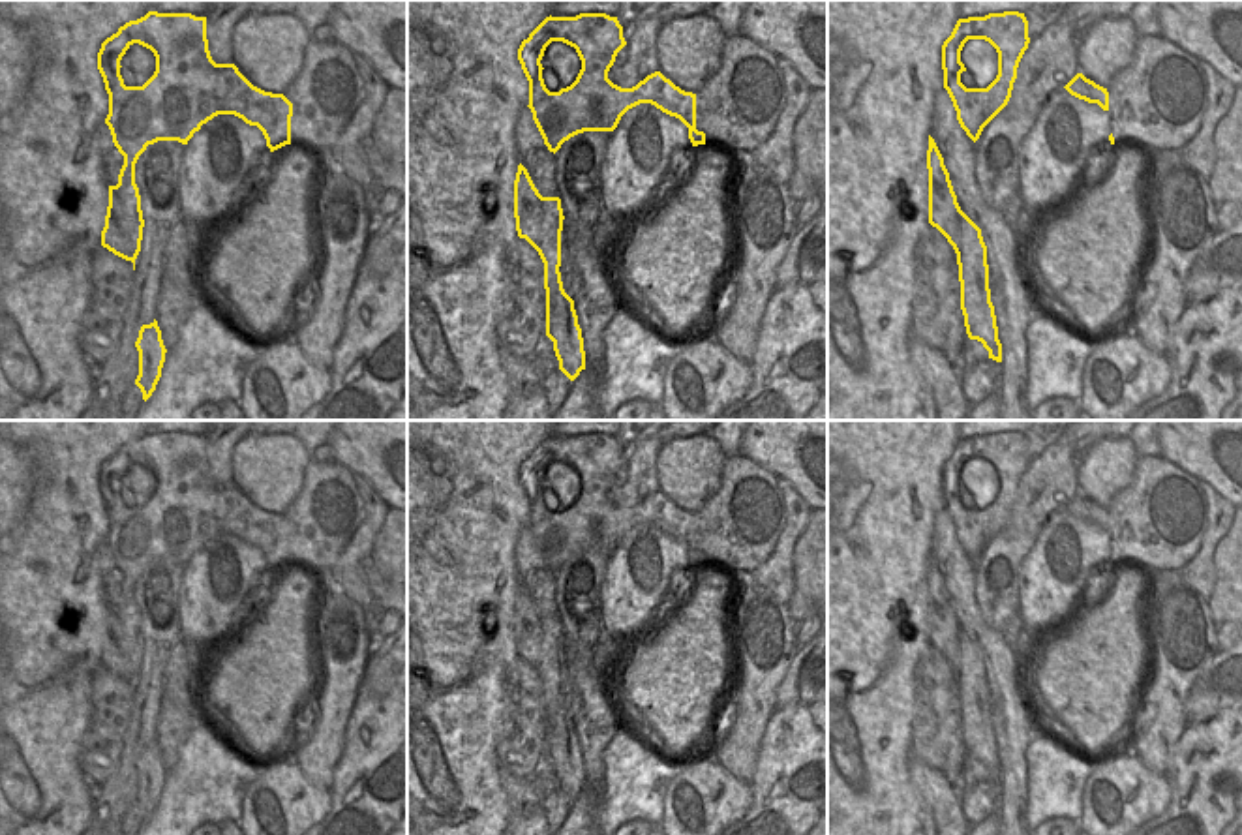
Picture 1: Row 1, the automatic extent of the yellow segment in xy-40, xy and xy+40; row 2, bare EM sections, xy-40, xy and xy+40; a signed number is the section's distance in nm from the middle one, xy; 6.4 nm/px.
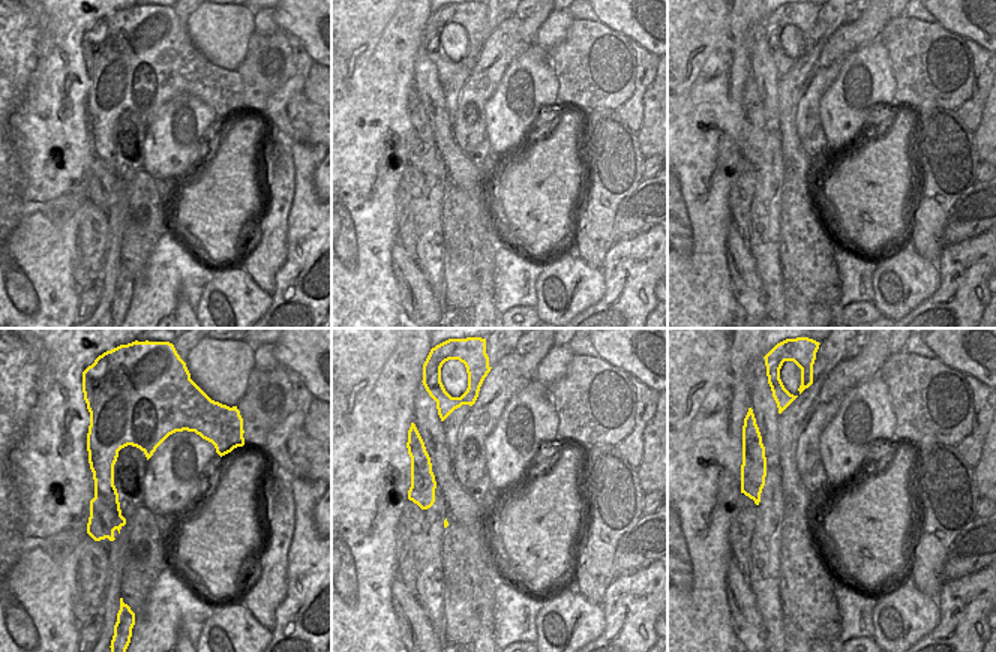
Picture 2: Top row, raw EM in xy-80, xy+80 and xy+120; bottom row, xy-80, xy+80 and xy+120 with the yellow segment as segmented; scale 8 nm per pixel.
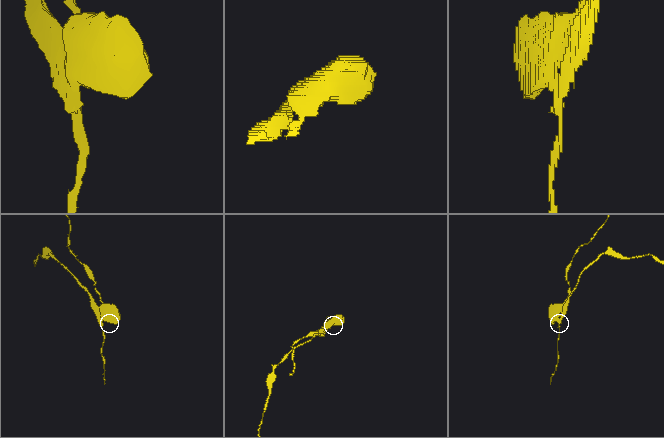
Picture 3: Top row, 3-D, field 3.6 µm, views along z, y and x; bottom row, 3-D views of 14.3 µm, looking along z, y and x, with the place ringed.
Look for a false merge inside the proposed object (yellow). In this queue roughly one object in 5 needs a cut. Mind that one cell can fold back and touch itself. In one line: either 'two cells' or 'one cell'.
two cells

